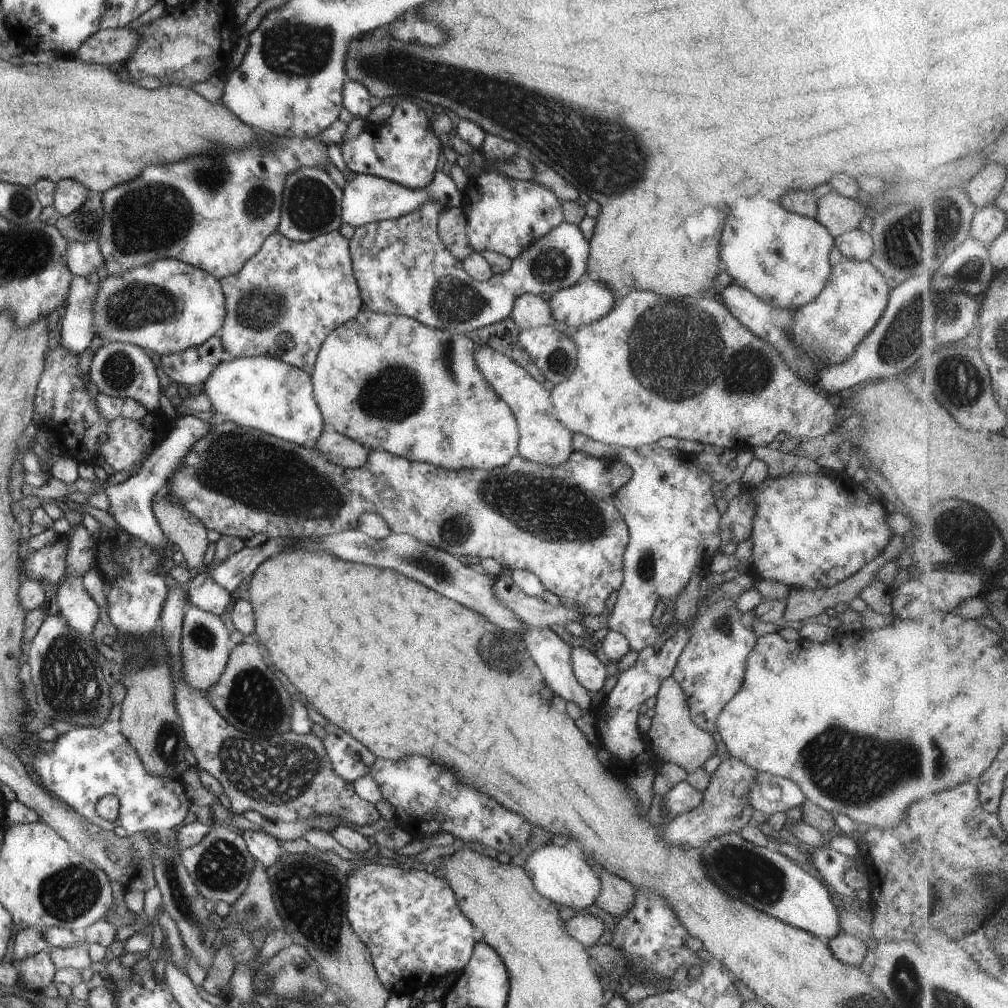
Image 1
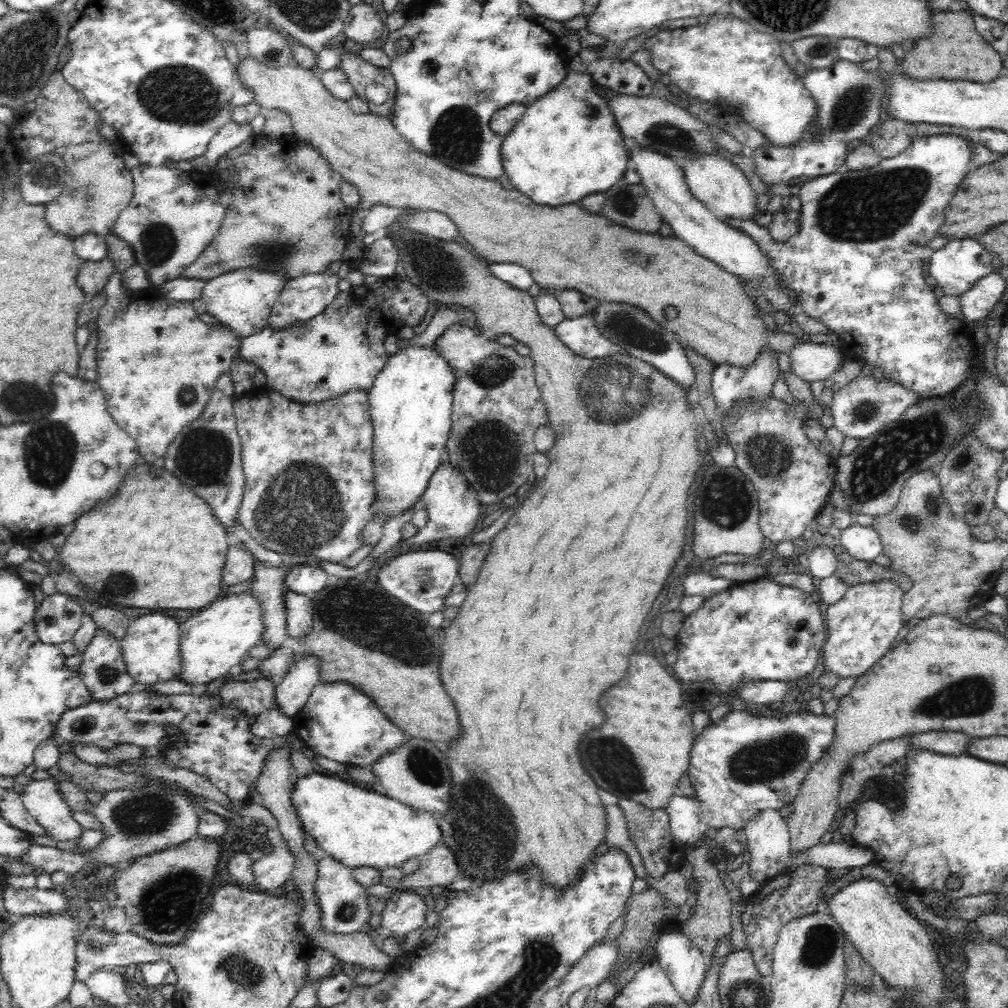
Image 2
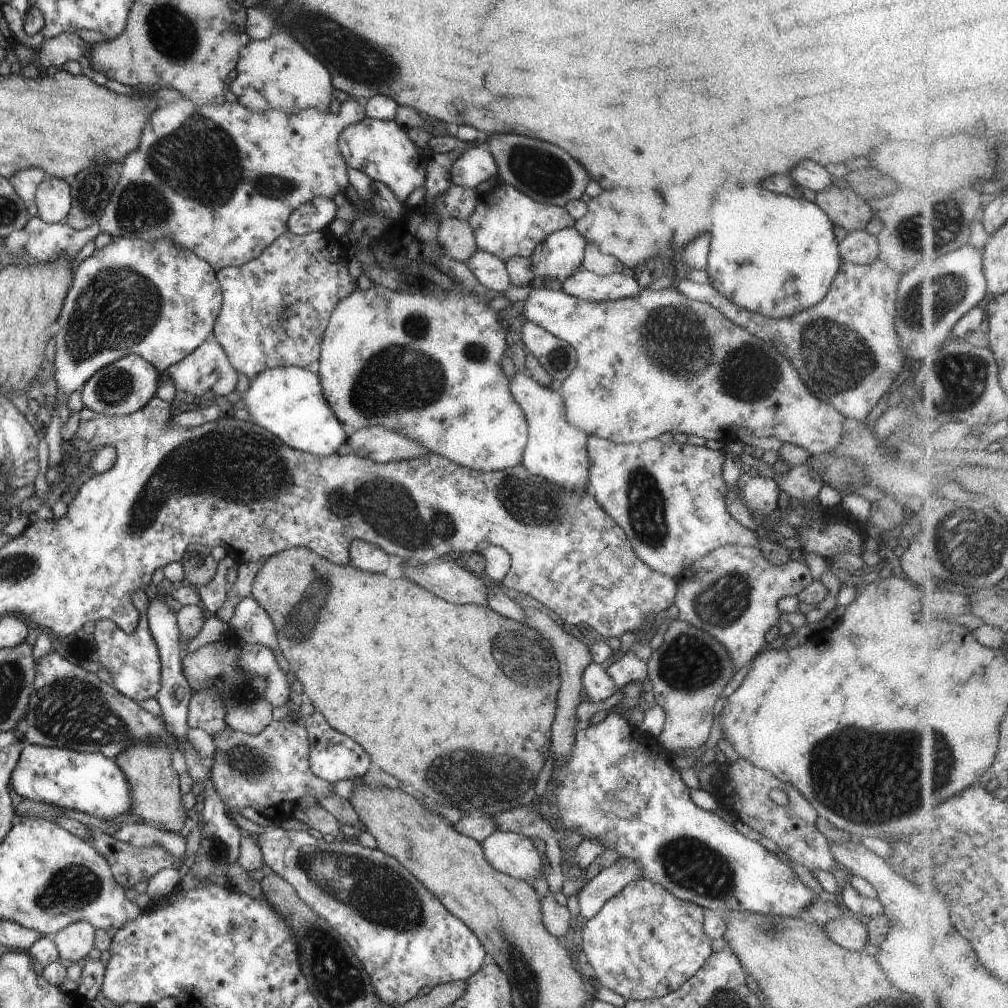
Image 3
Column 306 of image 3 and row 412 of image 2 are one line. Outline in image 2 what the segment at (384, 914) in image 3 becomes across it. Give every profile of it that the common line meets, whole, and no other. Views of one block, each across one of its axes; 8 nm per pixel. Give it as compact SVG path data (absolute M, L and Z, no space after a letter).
M860 373L833 396L830 408L833 426L848 438L865 439L899 419L907 408L913 407L920 400L923 400L921 394L904 388L896 380L885 377L876 379L872 374Z

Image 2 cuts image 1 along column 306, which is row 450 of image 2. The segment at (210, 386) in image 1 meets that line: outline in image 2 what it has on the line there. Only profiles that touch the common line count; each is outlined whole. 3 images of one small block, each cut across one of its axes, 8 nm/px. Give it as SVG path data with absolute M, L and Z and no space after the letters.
M409 341L401 343L398 350L388 357L382 370L373 380L369 390L371 421L373 424L373 475L375 501L371 508L385 514L388 520L406 512L426 490L426 484L445 456L447 438L451 431L453 413L453 388L456 380L453 369L434 345L423 346Z

